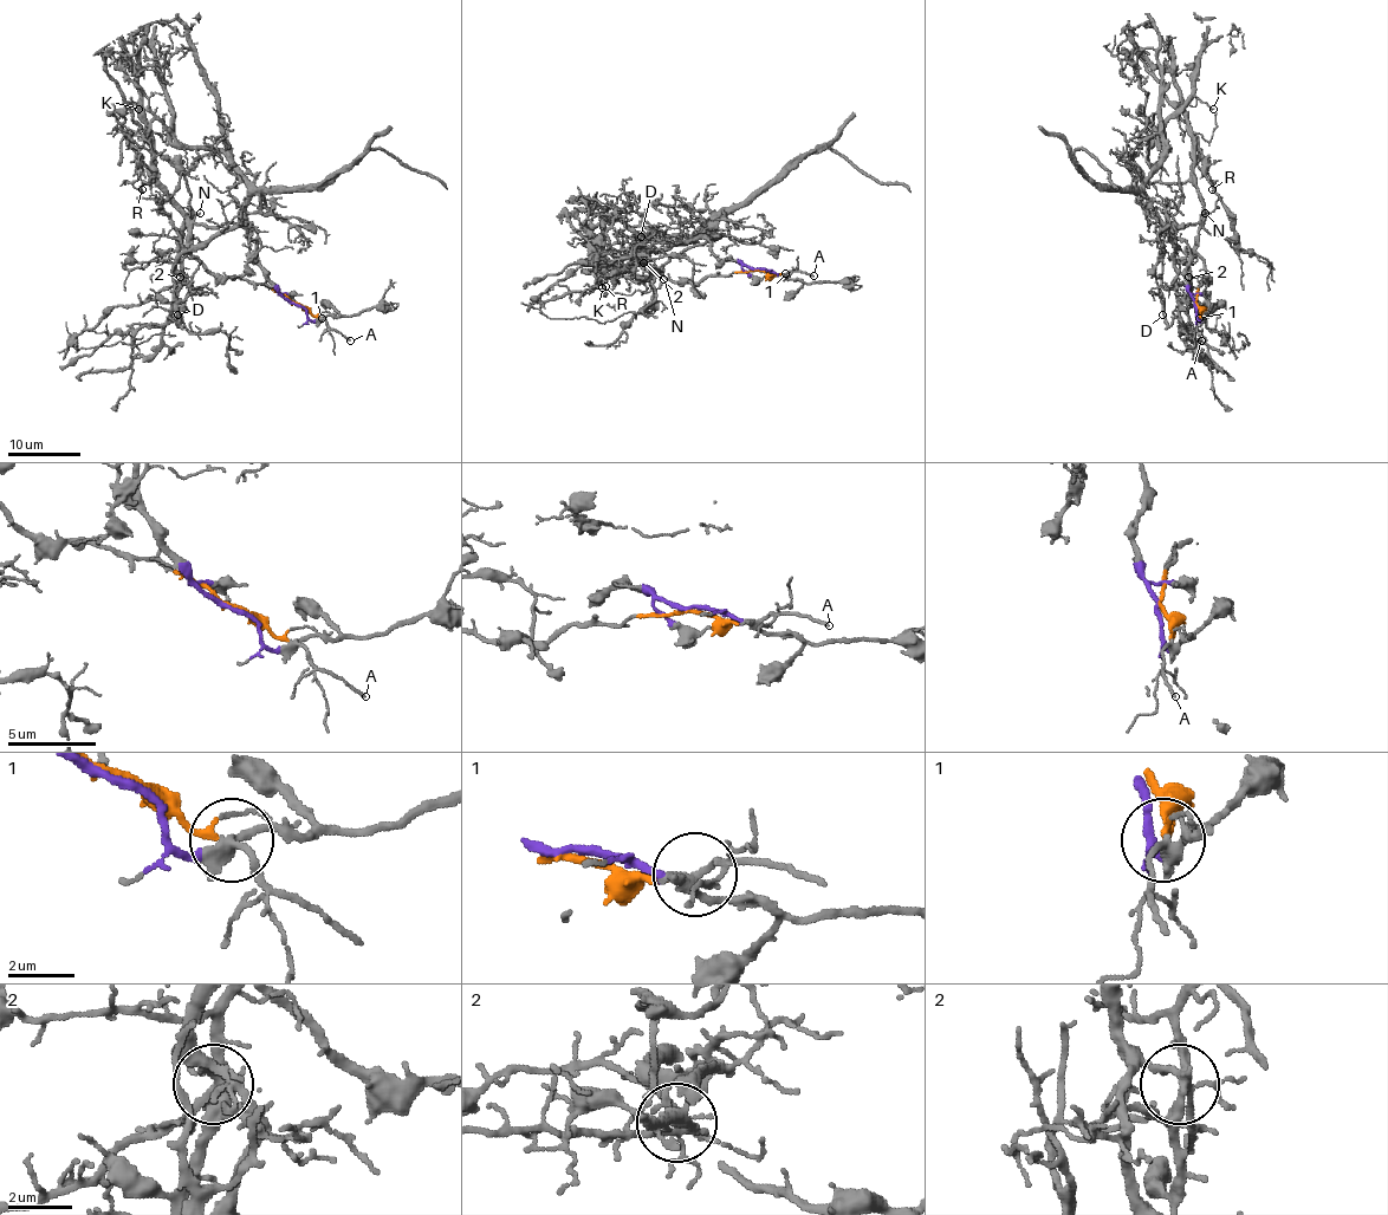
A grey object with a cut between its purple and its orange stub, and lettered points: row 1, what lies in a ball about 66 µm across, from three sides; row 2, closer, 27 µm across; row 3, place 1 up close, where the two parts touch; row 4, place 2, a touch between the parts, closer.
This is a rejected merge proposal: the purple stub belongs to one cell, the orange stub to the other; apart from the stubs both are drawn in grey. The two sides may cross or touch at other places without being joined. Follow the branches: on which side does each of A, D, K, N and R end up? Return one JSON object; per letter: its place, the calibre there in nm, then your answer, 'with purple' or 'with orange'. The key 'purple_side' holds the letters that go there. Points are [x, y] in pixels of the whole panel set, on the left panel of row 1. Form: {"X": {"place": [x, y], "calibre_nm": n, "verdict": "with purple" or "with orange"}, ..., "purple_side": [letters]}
{"A": {"place": [350, 340], "calibre_nm": 160, "verdict": "with orange"}, "D": {"place": [177, 314], "calibre_nm": 280, "verdict": "with purple"}, "K": {"place": [138, 109], "calibre_nm": 120, "verdict": "with orange"}, "N": {"place": [200, 213], "calibre_nm": 100, "verdict": "with orange"}, "R": {"place": [142, 189], "calibre_nm": 70, "verdict": "with orange"}, "purple_side": ["D"]}

